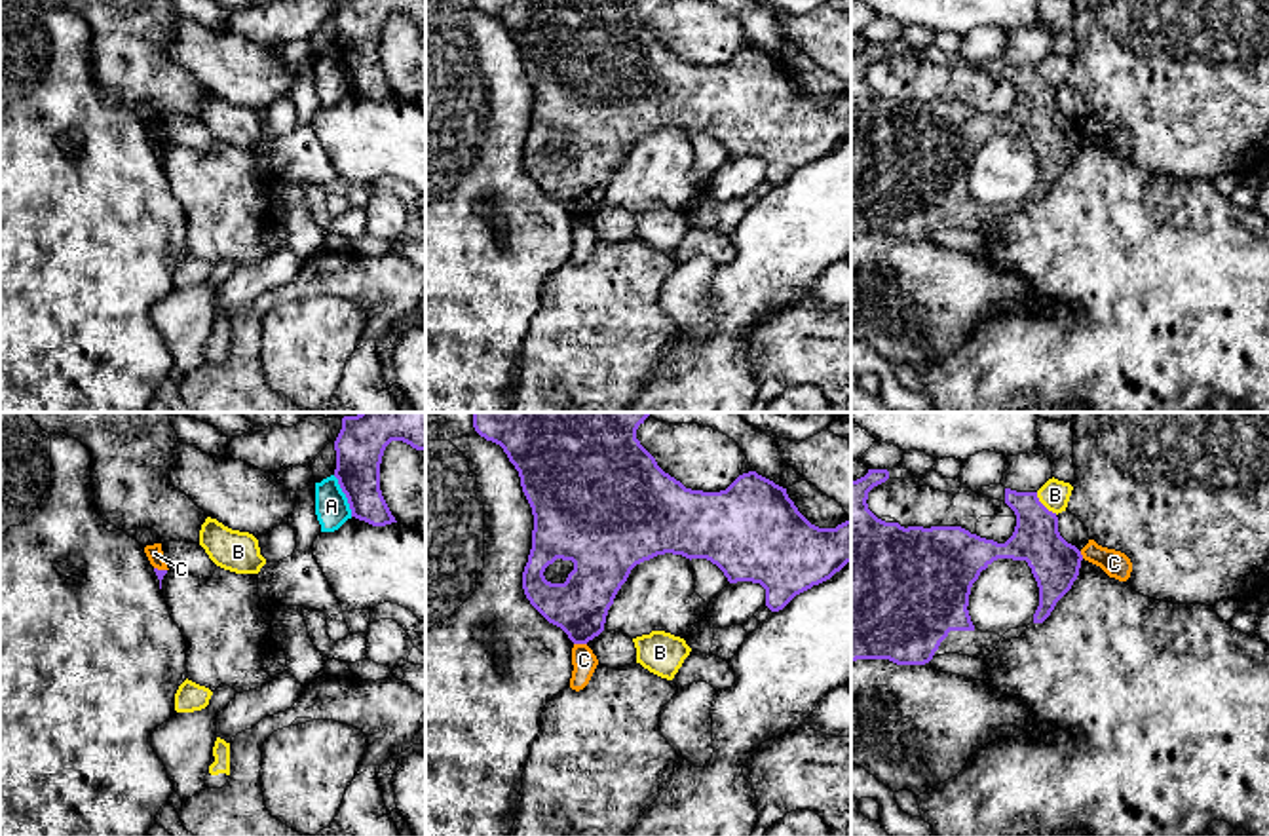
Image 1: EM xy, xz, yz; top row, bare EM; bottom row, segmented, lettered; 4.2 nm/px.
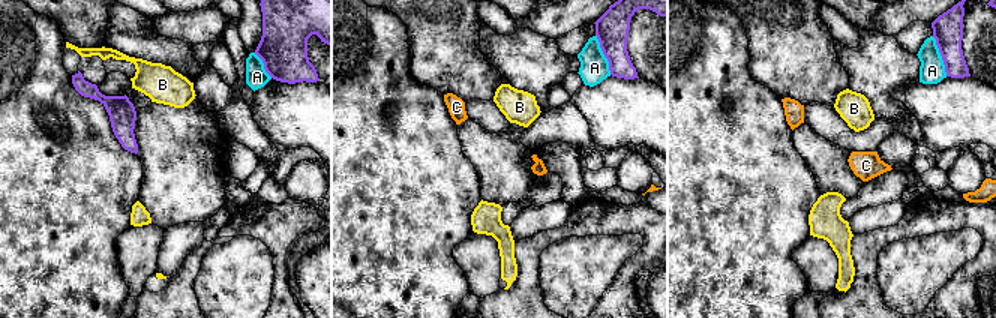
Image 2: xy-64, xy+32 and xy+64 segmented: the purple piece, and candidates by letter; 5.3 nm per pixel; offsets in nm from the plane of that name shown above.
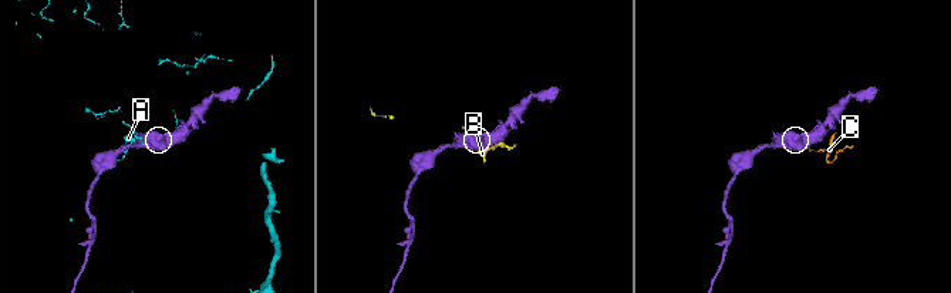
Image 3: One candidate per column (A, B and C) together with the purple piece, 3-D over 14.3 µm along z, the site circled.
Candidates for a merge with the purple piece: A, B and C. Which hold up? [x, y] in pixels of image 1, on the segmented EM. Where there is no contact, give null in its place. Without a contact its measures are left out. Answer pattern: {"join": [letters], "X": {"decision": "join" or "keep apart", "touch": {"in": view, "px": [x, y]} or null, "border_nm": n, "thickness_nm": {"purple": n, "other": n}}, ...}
{"join": [], "A": {"decision": "keep apart", "touch": {"in": "xy", "px": [346, 496]}, "border_nm": 190, "thickness_nm": {"purple": 200, "other": 140}}, "B": {"decision": "keep apart", "touch": {"in": "yz", "px": [1043, 506]}, "border_nm": 130, "thickness_nm": {"purple": 200, "other": 130}}, "C": {"decision": "keep apart", "touch": {"in": "xz", "px": [580, 643]}, "border_nm": 60, "thickness_nm": {"purple": 240, "other": 100}}}

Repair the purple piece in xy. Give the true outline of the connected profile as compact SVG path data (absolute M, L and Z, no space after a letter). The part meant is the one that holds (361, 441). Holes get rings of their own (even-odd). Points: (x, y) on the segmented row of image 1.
M426 412L344 416L334 441L334 477L348 498L351 517L372 526L397 522L380 490L380 464L391 441L403 441L426 452Z

